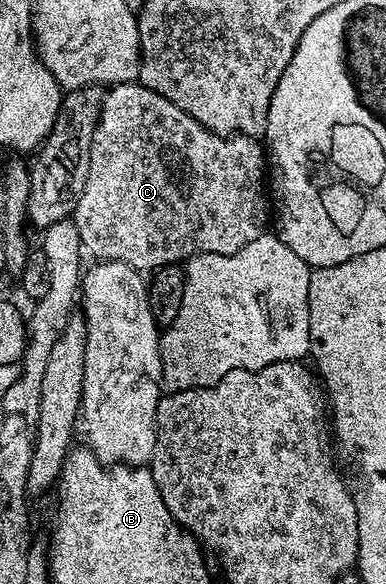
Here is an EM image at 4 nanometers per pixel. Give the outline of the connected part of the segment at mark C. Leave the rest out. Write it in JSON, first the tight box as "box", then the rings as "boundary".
{"box":[73,82,269,270],"boundary":[[[138,82],[108,87],[103,98],[103,109],[99,111],[99,124],[93,134],[93,146],[89,154],[89,178],[85,178],[85,190],[81,190],[79,201],[75,203],[73,219],[84,249],[88,253],[92,252],[95,258],[100,261],[116,260],[140,270],[146,270],[146,268],[158,270],[165,267],[166,264],[186,262],[193,256],[200,256],[202,252],[228,256],[249,246],[249,242],[253,242],[268,231],[269,192],[265,187],[264,145],[254,136],[238,134],[222,136],[218,132],[211,132],[205,126],[201,126],[201,122],[197,122],[192,116],[185,114],[185,110],[173,106],[173,102],[169,102],[169,98],[149,90]]]}

